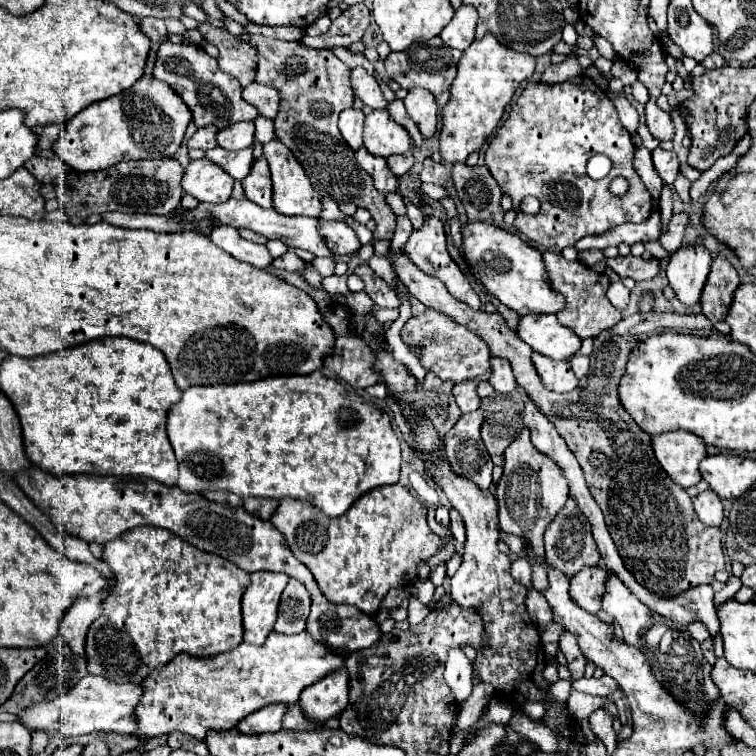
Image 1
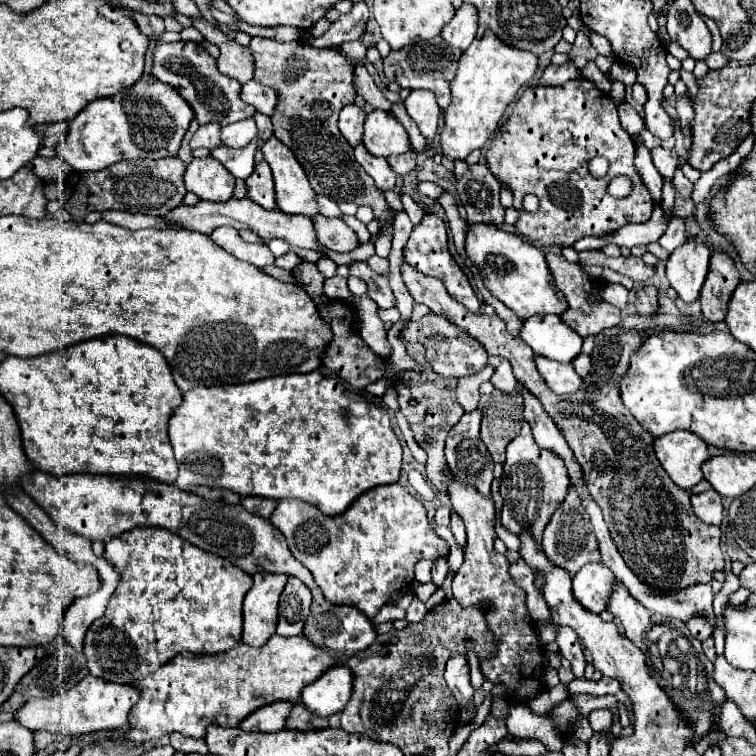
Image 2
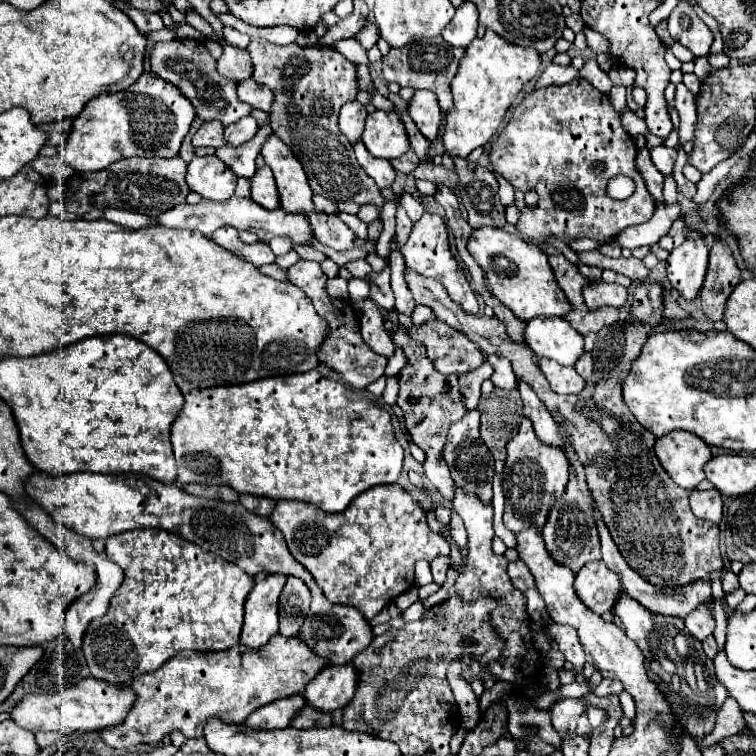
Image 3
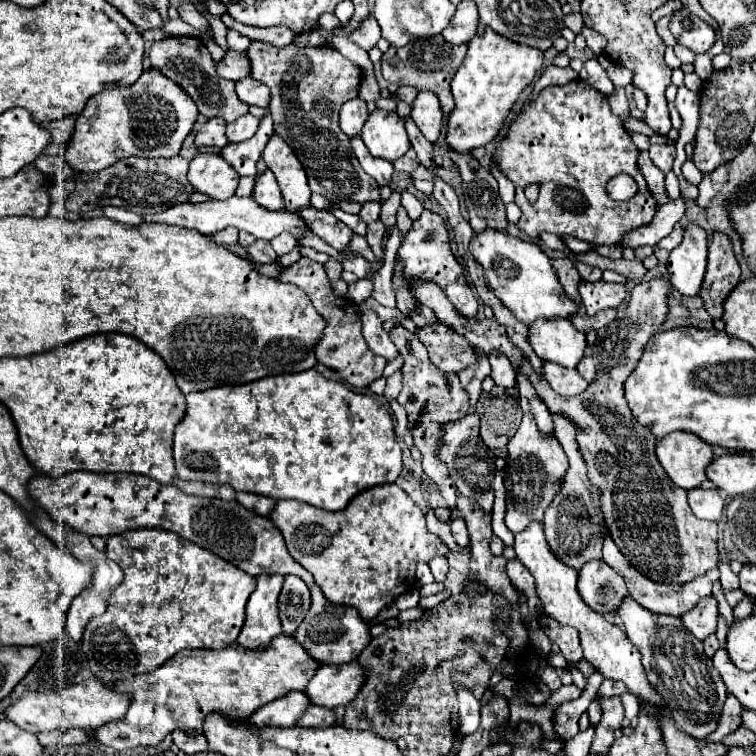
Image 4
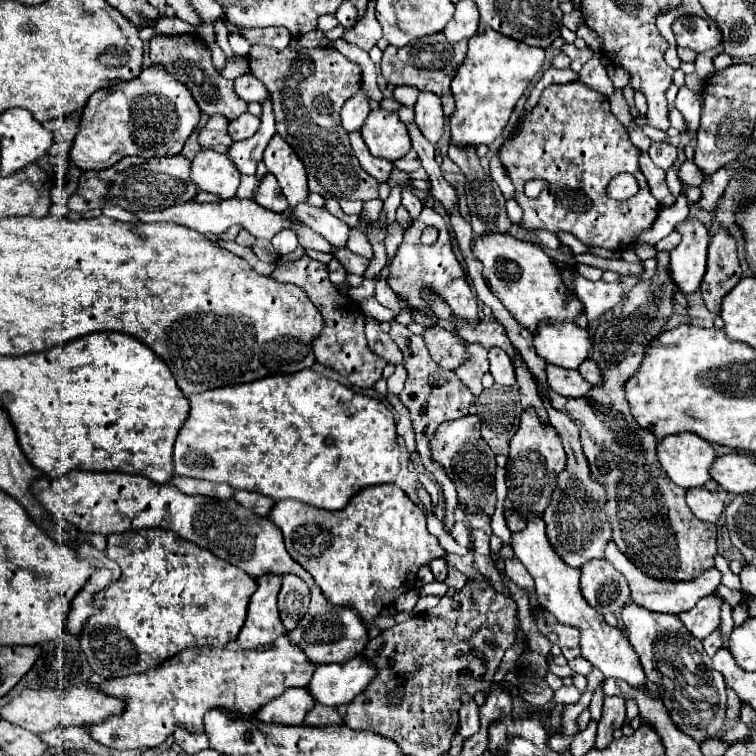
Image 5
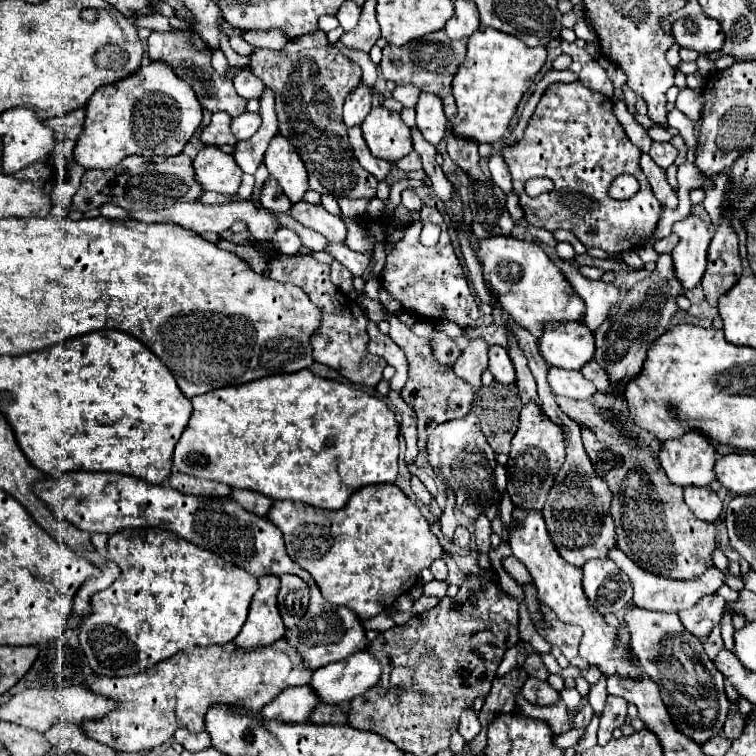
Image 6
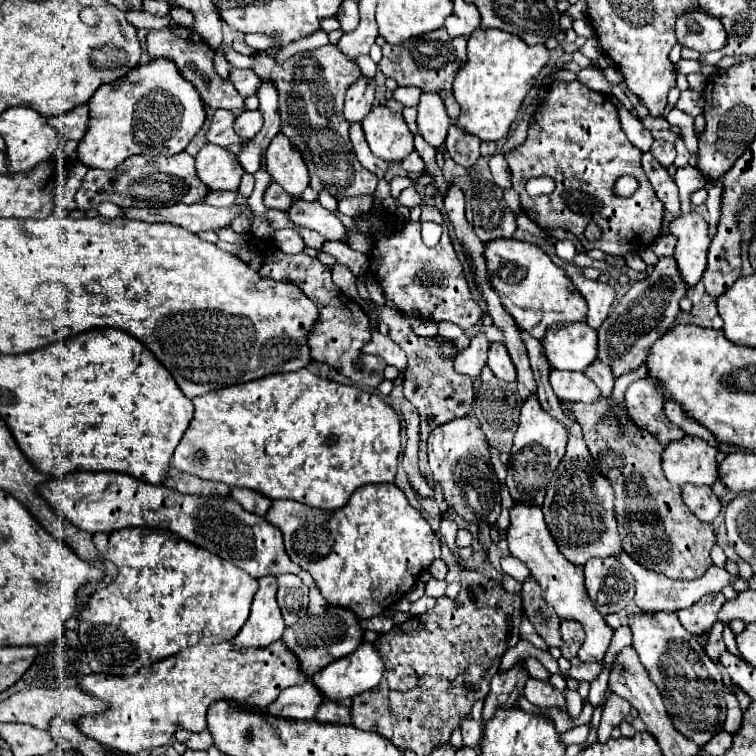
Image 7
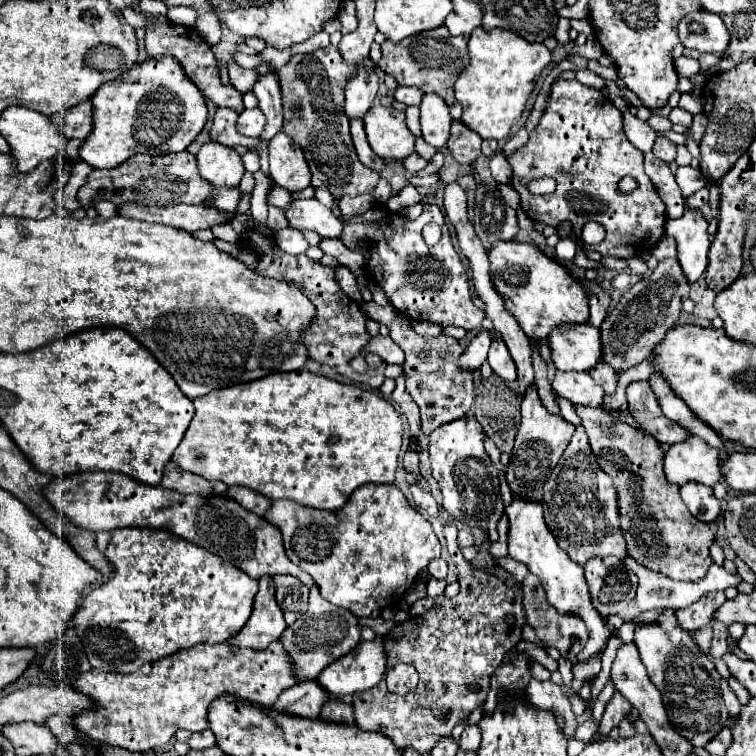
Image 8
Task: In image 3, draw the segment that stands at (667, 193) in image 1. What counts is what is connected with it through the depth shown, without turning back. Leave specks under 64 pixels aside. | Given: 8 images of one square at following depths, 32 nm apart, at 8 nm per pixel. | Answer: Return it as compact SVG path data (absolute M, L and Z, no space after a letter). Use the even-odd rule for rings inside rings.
M666 176L666 180L664 180L664 198L666 198L666 204L674 204L676 196L678 196L678 188L676 188L676 182L674 182L674 176Z

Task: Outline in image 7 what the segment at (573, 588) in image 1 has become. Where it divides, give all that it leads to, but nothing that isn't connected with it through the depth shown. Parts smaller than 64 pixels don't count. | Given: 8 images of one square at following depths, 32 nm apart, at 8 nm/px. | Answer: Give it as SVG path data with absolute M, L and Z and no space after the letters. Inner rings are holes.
M616 558L588 560L584 566L584 584L594 608L606 614L618 614L634 596L634 580L622 570Z

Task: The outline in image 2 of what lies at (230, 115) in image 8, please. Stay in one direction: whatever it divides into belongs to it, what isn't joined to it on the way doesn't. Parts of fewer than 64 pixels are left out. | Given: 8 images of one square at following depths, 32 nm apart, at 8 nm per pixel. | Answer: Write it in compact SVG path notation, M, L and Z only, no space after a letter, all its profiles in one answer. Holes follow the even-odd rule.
M214 122L206 124L206 126L200 126L190 140L190 148L212 150L216 146L220 146L220 126L214 124Z

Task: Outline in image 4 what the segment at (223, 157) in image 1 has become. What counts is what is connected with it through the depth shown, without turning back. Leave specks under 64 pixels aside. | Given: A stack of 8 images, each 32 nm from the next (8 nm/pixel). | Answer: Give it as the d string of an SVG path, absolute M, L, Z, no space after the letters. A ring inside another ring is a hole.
M266 110L266 116L260 122L260 128L254 134L254 138L242 144L226 144L226 148L220 150L220 156L224 160L230 160L230 166L234 166L234 170L240 176L256 176L256 162L262 156L262 150L272 134L274 134L272 118L270 118L270 110Z

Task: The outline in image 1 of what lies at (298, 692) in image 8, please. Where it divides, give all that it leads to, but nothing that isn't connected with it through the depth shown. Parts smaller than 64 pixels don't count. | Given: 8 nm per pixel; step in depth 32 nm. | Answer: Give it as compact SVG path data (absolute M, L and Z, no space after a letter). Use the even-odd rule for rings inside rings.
M270 704L270 708L262 708L254 712L254 716L246 716L236 724L236 730L242 734L264 734L278 732L282 728L282 718L286 714L286 704Z

